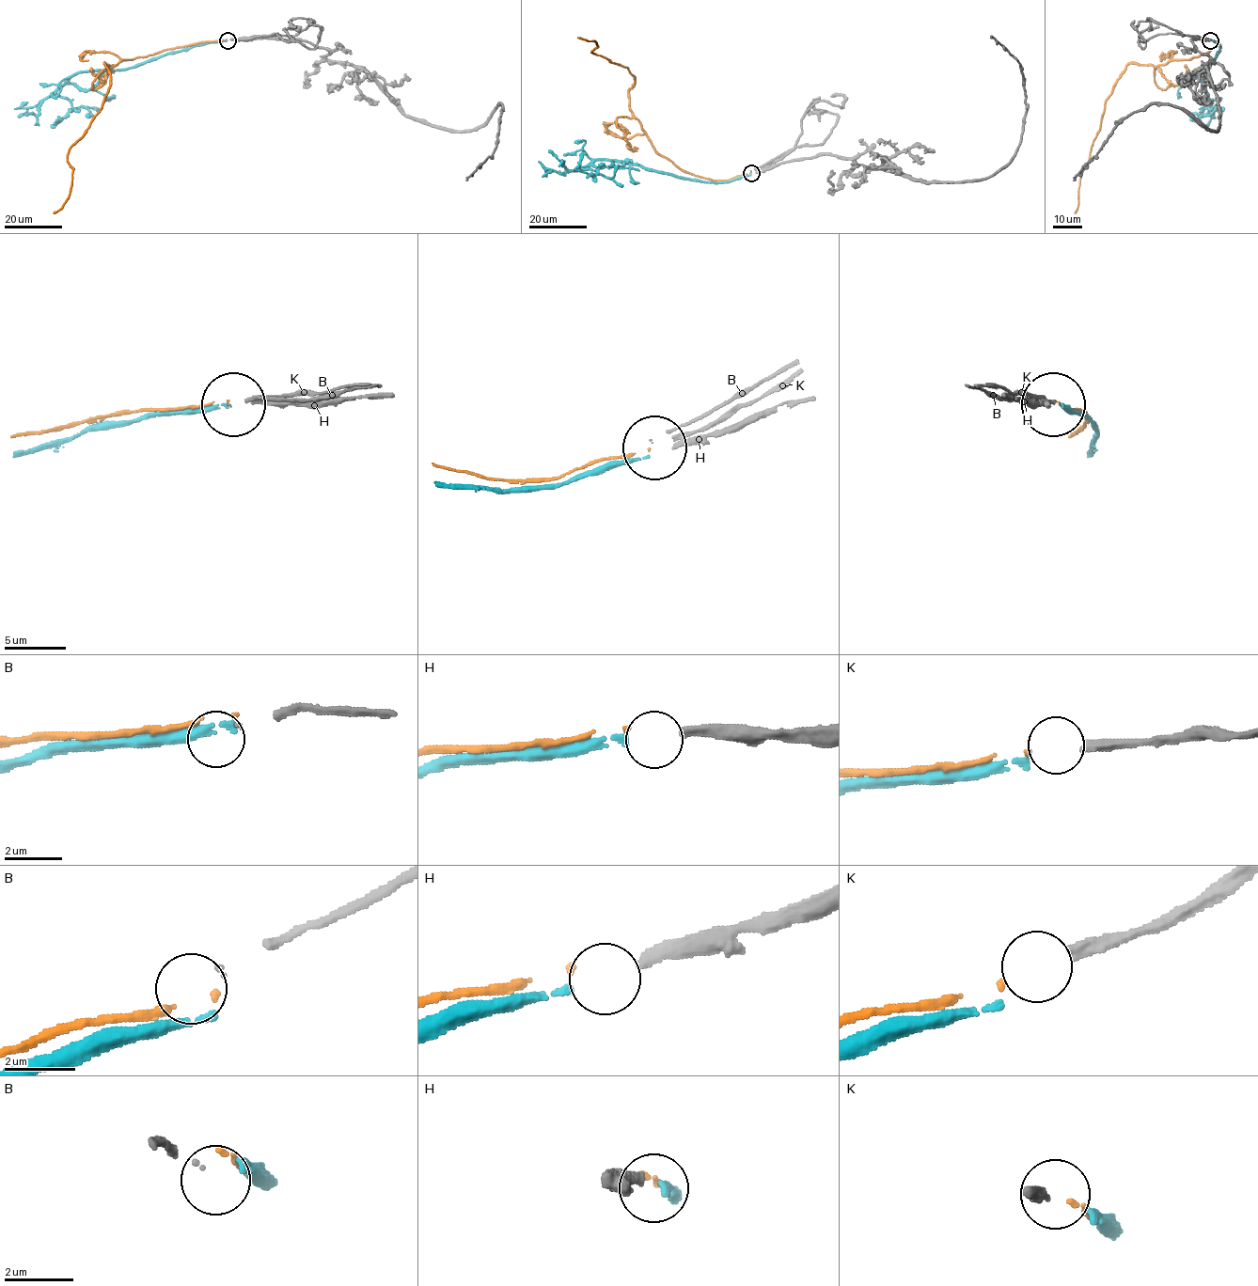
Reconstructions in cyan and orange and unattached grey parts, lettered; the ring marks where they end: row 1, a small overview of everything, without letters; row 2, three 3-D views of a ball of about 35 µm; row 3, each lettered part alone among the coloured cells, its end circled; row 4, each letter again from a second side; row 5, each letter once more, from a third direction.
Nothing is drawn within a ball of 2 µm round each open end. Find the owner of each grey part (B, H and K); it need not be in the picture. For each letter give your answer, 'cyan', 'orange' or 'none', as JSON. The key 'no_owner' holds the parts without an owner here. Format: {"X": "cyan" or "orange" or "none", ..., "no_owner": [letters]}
{"B": "none", "H": "cyan", "K": "orange", "no_owner": ["B"]}

